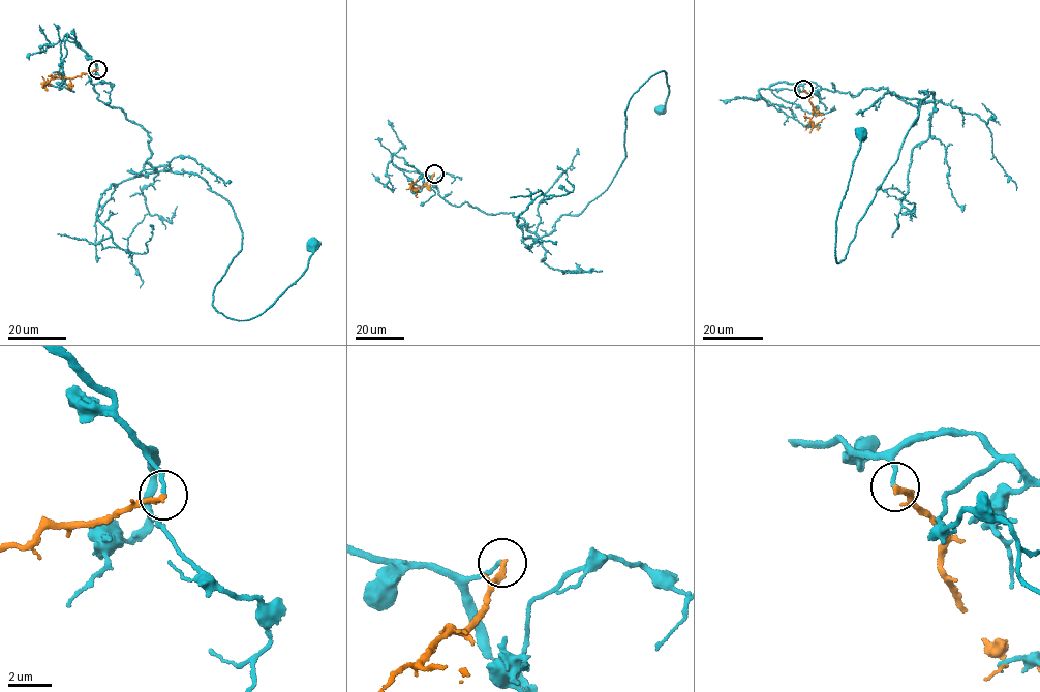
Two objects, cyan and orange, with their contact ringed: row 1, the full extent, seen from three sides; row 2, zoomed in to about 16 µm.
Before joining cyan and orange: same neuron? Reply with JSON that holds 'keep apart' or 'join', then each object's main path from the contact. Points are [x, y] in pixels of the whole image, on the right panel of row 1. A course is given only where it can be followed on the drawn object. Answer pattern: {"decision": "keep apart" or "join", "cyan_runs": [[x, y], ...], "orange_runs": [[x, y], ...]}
{"decision": "keep apart", "cyan_runs": [[803, 89], [885, 88], [916, 105], [934, 95], [919, 91], [898, 159], [836, 262], [861, 134]], "orange_runs": [[803, 89], [809, 93], [814, 124], [824, 118]]}

